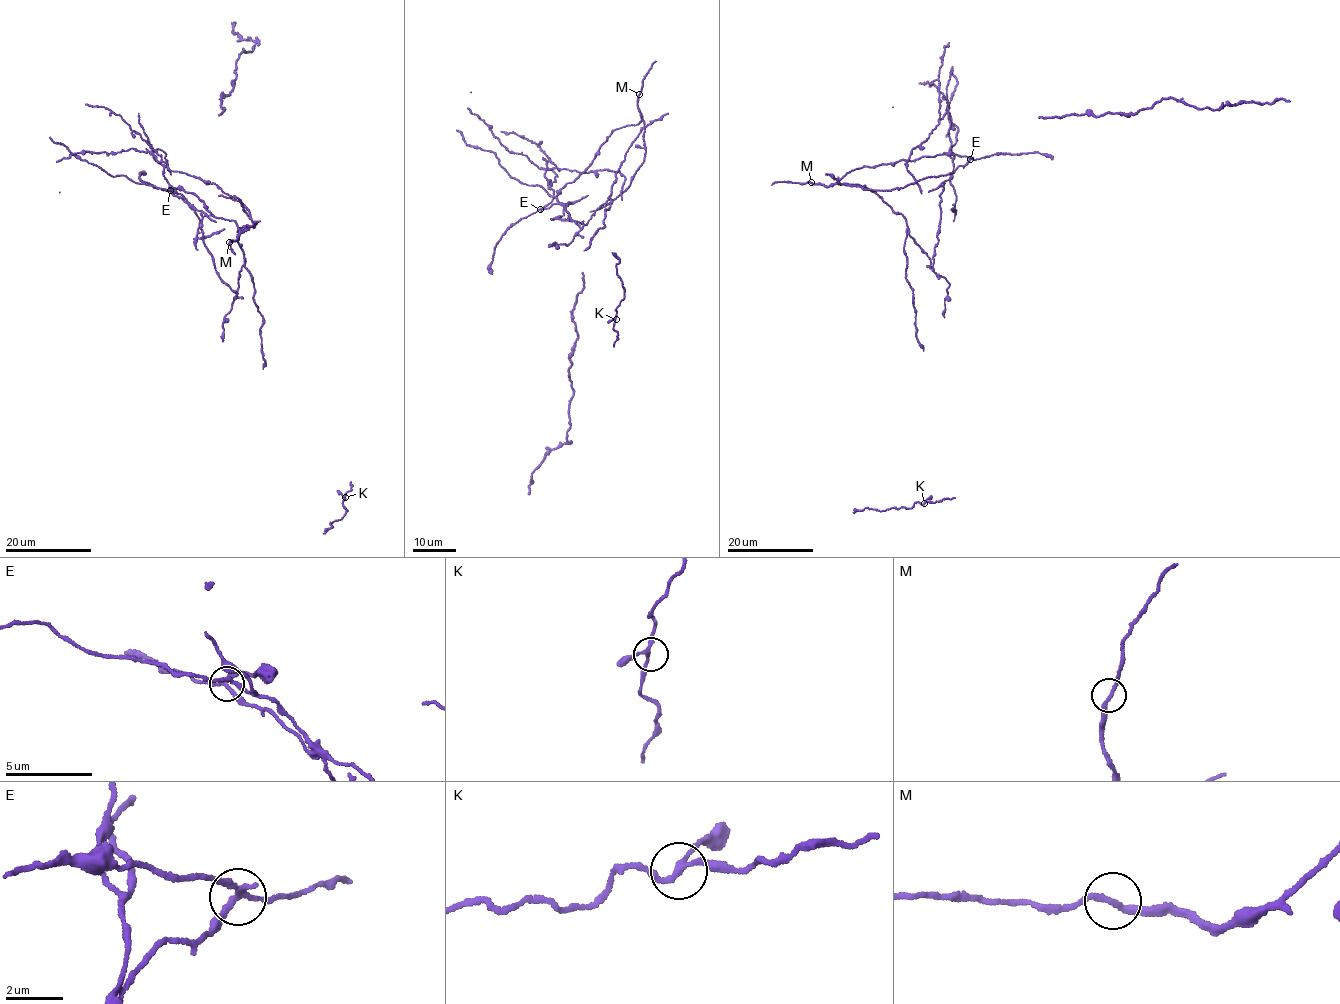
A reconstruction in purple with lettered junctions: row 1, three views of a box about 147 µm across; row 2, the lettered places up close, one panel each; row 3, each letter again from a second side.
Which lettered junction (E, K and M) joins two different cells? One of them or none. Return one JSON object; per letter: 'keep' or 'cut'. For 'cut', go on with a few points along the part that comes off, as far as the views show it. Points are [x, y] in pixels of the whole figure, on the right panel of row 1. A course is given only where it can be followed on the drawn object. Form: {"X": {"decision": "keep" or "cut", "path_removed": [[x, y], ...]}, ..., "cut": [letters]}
{"E": {"decision": "cut"}, "K": {"decision": "keep"}, "M": {"decision": "keep"}, "cut": ["E"]}

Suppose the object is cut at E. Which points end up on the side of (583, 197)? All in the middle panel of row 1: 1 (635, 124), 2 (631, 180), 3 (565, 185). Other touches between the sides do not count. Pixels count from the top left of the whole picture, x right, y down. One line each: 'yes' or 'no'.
1: no
2: no
3: no

